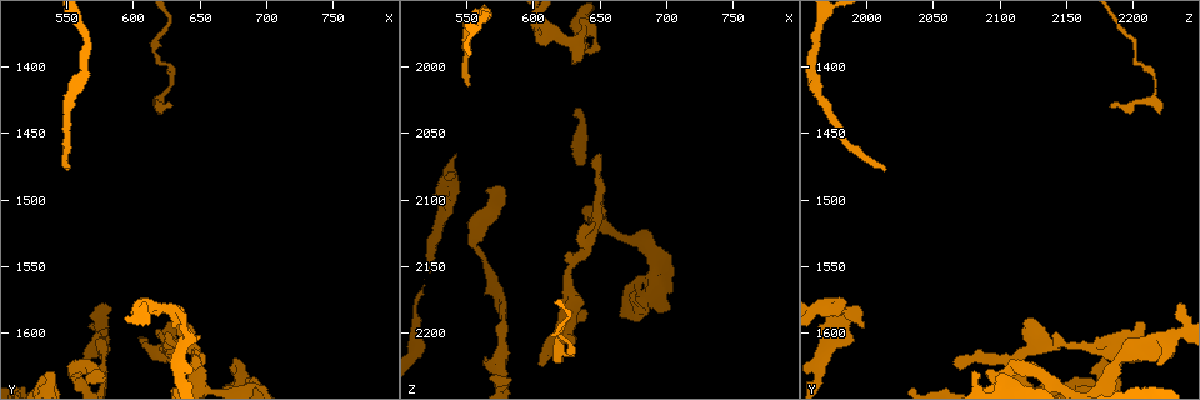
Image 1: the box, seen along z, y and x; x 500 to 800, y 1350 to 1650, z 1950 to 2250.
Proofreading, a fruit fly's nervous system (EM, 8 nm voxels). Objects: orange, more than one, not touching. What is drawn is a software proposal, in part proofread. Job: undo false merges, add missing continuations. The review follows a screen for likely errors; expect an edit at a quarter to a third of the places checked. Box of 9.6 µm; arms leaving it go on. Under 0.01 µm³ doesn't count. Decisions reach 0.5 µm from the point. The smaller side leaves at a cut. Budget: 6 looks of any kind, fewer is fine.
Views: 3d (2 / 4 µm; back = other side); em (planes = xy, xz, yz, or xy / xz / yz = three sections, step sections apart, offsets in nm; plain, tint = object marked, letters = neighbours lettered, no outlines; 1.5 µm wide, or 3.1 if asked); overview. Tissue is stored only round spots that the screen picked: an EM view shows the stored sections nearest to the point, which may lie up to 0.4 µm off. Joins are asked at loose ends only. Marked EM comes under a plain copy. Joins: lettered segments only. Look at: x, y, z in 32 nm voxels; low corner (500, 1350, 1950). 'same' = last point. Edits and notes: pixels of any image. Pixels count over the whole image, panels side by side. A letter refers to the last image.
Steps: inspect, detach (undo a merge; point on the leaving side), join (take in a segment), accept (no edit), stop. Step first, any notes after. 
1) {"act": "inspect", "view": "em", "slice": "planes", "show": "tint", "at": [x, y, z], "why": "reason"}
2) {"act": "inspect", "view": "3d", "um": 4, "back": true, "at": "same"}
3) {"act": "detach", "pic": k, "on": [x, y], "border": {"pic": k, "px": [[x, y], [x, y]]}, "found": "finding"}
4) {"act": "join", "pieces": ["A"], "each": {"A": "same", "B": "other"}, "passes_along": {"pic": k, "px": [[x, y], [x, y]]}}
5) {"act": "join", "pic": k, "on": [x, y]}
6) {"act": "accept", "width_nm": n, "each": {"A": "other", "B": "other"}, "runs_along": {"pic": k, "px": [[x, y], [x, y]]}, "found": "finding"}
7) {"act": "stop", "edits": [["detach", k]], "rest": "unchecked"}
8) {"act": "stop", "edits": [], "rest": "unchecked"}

{"act": "inspect", "view": "3d", "um": 2, "at": [538, 1628, 2102], "why": "branch stops here"}

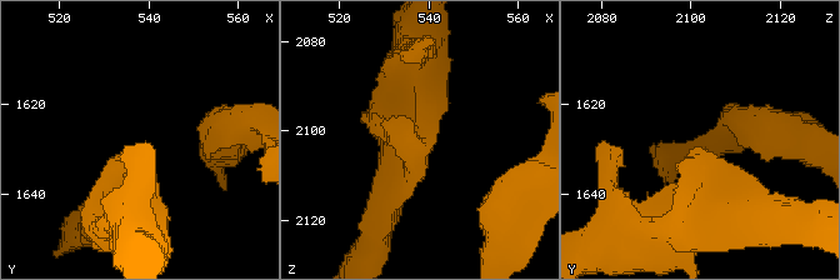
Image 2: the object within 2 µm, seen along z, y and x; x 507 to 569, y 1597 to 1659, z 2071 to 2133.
{"act": "inspect", "view": "em", "slice": "xy", "step": 4, "show": "tint", "at": [536, 1630, 2102]}

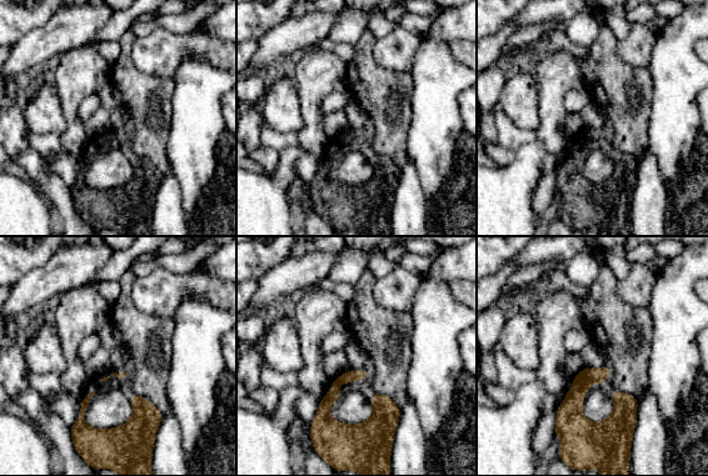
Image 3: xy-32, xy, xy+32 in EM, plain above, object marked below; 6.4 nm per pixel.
{"act": "inspect", "view": "em", "slice": "planes", "show": "letters", "at": "same"}

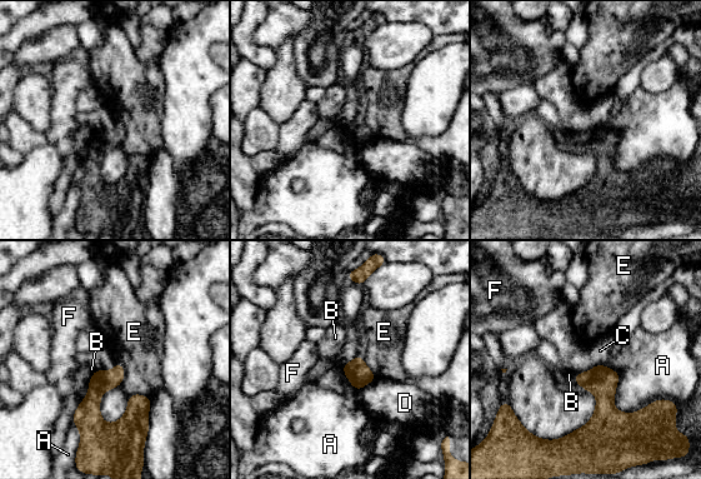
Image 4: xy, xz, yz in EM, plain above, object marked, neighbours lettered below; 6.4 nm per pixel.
{"act": "accept", "each": {"A": "other", "B": "other", "C": "other", "D": "other", "E": "other", "F": "other"}, "found": "none of them fits"}

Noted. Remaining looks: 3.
{"act": "inspect", "view": "3d", "um": 4, "at": [604, 1584, 1970], "why": "abrupt turn"}

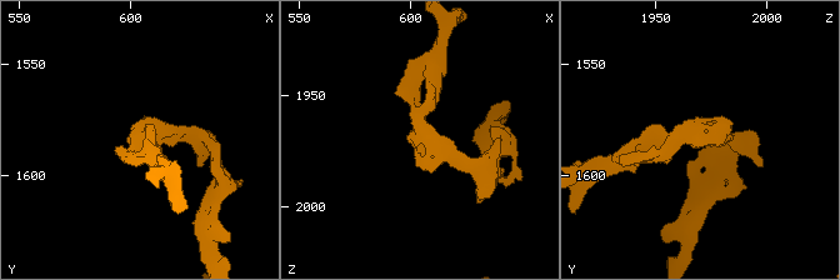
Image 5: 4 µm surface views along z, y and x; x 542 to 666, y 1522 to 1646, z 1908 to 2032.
{"act": "inspect", "view": "em", "slice": "xz", "step": 4, "show": "tint", "at": [602, 1585, 1971], "why": "shape alone is not enough"}

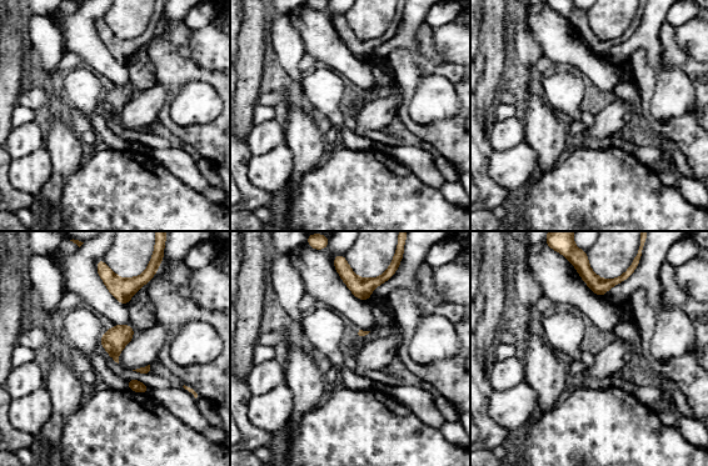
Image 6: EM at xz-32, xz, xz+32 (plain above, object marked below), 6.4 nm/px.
{"act": "inspect", "view": "em", "slice": "planes", "show": "letters", "at": "same", "why": "cut it another way"}

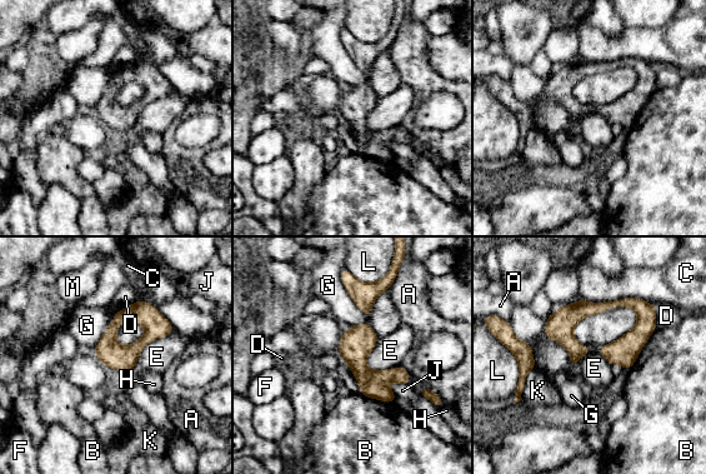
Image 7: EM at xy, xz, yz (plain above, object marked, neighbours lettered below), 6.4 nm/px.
{"act": "accept", "each": {"A": "other", "B": "other", "C": "other", "D": "other", "E": "other", "F": "other", "G": "other", "H": "other", "J": "other", "K": "other", "L": "other", "M": "other"}, "found": "all the same cell"}

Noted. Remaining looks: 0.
{"act": "stop", "edits": [], "rest": "unchecked"}

